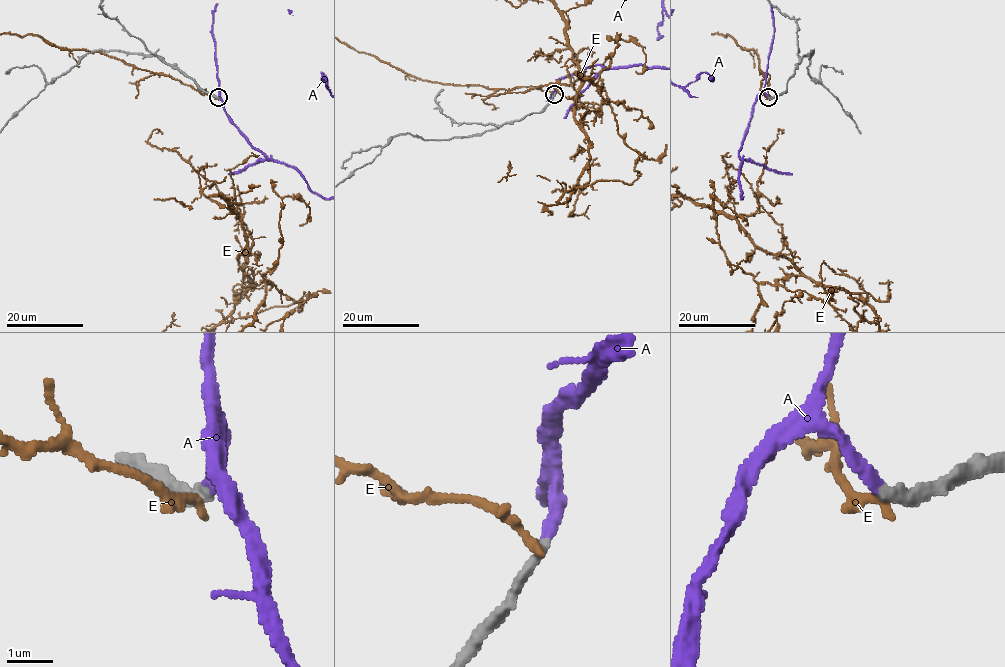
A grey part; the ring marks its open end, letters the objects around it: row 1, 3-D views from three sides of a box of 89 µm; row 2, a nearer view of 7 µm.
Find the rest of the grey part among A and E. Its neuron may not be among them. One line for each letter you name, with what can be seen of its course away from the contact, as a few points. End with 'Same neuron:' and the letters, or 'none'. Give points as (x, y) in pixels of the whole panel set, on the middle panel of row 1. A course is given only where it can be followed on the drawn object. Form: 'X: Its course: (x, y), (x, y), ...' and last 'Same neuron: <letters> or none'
Same neuron: A

